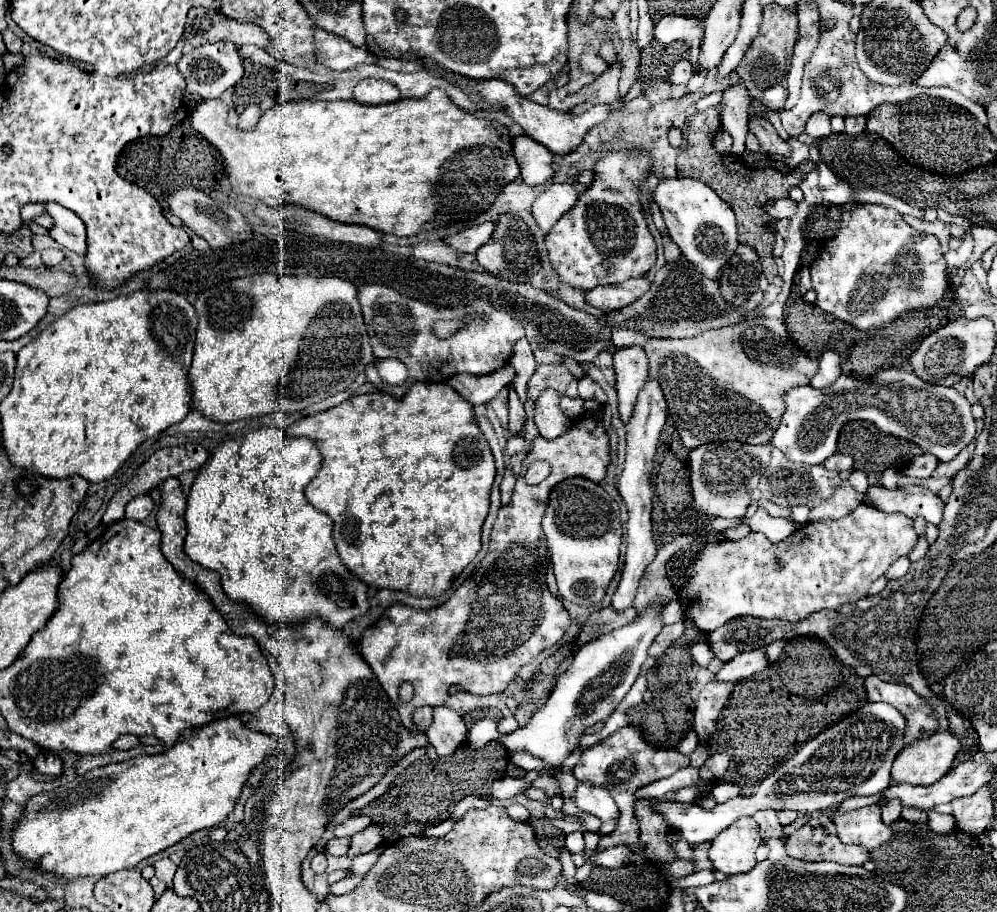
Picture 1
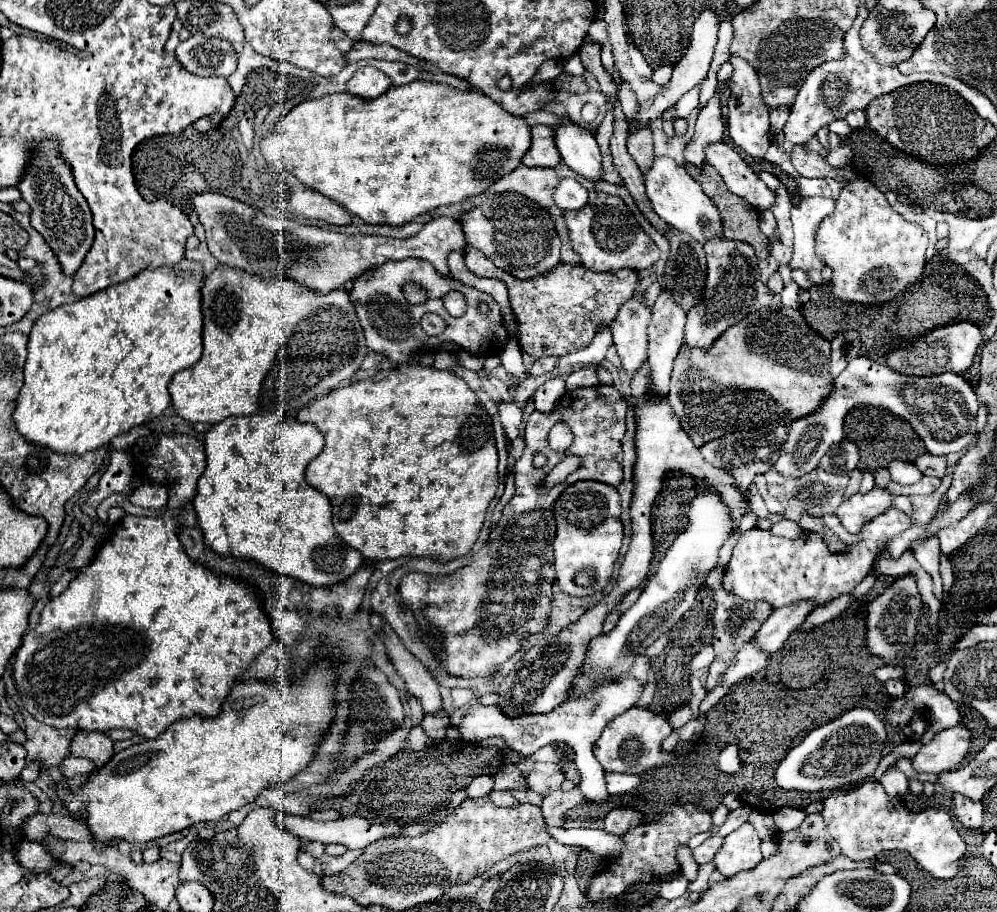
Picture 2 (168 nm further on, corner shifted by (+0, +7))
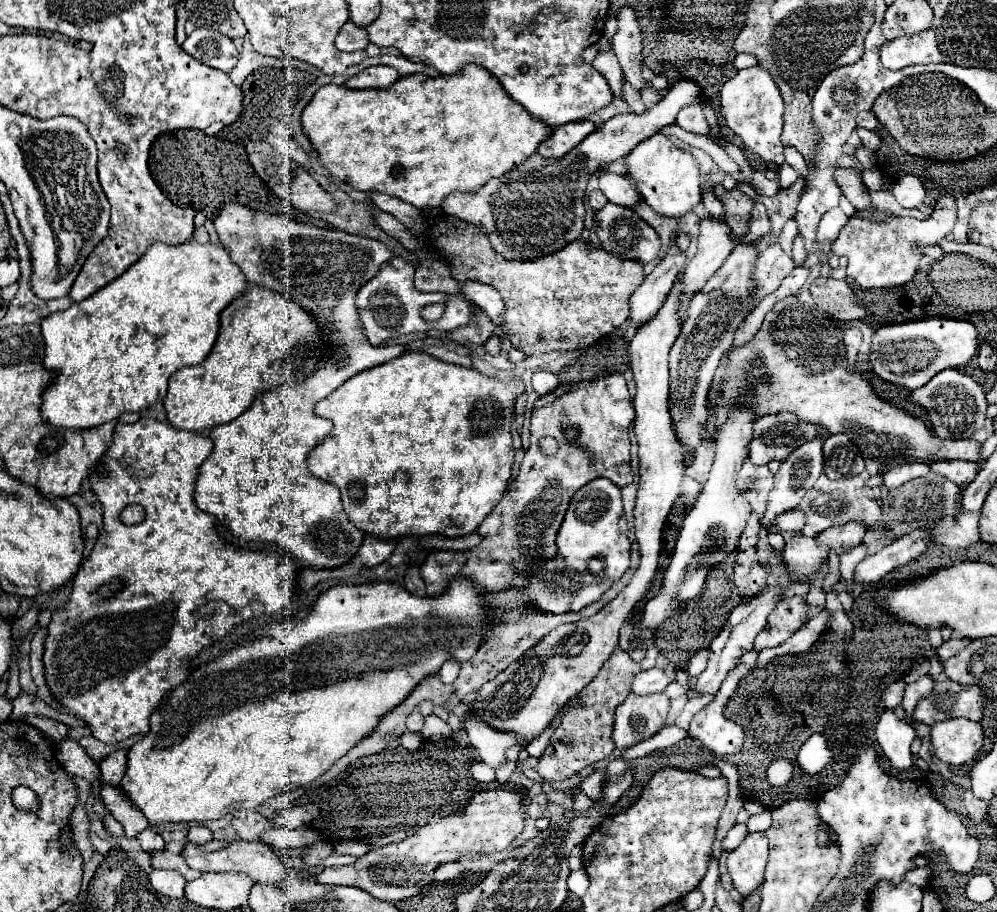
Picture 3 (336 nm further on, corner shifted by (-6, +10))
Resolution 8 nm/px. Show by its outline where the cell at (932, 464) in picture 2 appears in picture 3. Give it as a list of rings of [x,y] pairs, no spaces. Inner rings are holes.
[[[941,460],[941,462],[931,464],[931,470],[963,488],[969,486],[975,480],[975,476],[979,474],[979,466],[967,460]]]

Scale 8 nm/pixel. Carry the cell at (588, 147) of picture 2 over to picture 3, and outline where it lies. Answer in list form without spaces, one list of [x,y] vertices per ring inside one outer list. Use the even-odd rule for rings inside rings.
[[[607,170],[597,172],[599,176],[599,188],[609,198],[609,202],[623,206],[623,208],[635,208],[641,204],[639,192],[619,174],[611,174]]]

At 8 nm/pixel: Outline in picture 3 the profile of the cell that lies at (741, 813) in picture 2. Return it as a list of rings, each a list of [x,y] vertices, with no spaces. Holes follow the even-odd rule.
[[[765,810],[757,816],[751,816],[747,822],[749,832],[765,832],[769,826],[771,826],[771,812],[769,810]]]

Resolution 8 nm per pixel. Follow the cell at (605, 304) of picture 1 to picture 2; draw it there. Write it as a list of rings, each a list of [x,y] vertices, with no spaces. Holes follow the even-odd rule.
[[[471,247],[465,249],[465,263],[477,277],[495,277],[505,281],[509,303],[519,325],[519,345],[533,357],[561,357],[587,347],[595,337],[599,323],[609,325],[617,317],[621,305],[635,295],[639,283],[639,273],[633,269],[595,273],[587,271],[583,265],[569,263],[559,263],[547,273],[531,279],[515,279],[497,269],[481,251]]]

